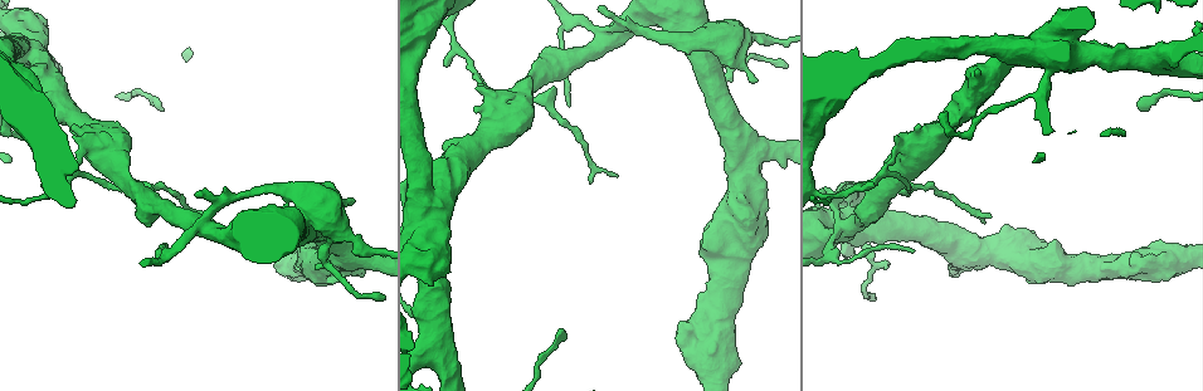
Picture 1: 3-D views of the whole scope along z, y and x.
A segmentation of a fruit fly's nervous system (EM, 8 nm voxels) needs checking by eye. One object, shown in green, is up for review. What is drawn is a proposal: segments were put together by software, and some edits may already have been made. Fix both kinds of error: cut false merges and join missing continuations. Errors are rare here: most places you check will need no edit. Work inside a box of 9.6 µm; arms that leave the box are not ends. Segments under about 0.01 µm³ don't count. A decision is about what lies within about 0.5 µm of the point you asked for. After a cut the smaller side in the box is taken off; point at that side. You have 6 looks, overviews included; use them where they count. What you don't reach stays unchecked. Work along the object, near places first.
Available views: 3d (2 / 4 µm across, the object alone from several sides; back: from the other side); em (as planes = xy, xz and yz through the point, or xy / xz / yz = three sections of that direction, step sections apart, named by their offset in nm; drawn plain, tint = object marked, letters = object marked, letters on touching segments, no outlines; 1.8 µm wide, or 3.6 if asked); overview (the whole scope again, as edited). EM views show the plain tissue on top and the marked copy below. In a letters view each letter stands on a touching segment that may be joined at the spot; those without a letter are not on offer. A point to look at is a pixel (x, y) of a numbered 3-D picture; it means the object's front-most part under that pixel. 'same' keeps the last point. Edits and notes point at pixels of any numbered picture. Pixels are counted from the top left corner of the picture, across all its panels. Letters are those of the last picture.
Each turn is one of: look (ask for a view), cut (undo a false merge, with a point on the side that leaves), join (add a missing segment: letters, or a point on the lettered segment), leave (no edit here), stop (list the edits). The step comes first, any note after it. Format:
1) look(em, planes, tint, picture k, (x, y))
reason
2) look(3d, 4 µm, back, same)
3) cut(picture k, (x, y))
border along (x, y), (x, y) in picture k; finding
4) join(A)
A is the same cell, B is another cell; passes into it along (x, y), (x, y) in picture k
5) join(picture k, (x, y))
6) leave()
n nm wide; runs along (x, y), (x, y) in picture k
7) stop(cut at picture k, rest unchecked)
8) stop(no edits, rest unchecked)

look(3d, 4 µm, picture 1, (427, 203))

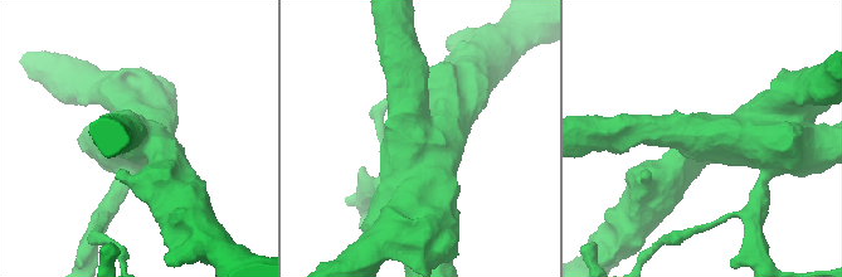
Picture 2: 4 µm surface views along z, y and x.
look(em, 3.6 µm, yz, step 16, tint, picture 2, (420, 137))
now the EM

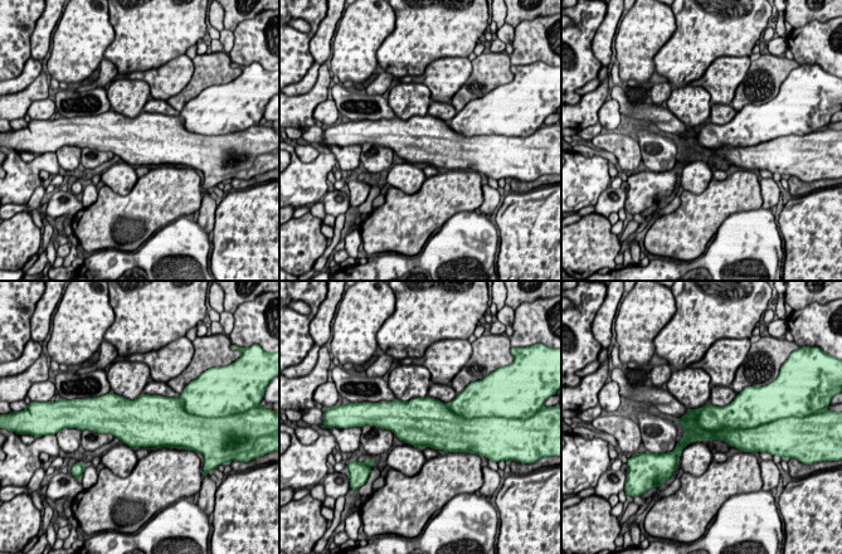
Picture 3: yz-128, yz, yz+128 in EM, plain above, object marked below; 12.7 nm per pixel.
look(em, 3.6 µm, planes, letters, same)
another direction

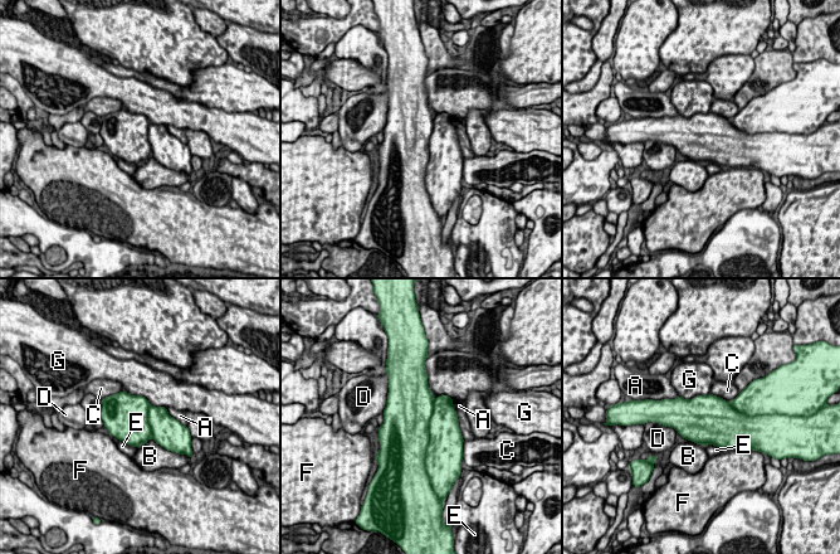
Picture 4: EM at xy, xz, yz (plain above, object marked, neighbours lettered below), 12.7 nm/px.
cut(picture 4, (410, 436))
A, B, C, D, E, F and G are other cells; 3 arms; border along (434, 401), (424, 462) in picture 4; two cells meet here

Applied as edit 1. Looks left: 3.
look(em, 3.6 µm, planes, letters, picture 1, (916, 157))
calibre changes

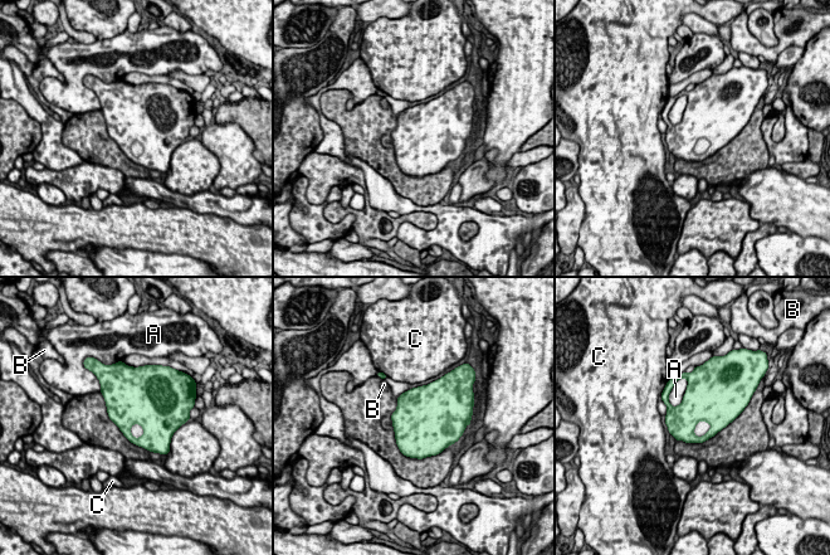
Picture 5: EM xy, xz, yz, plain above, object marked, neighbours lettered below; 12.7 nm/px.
leave()
400 nm wide; A touches over 420 nm; A, B and C are other cells; continuous, no second cell

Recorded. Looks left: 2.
stop(cut at picture 4, rest unchecked)

